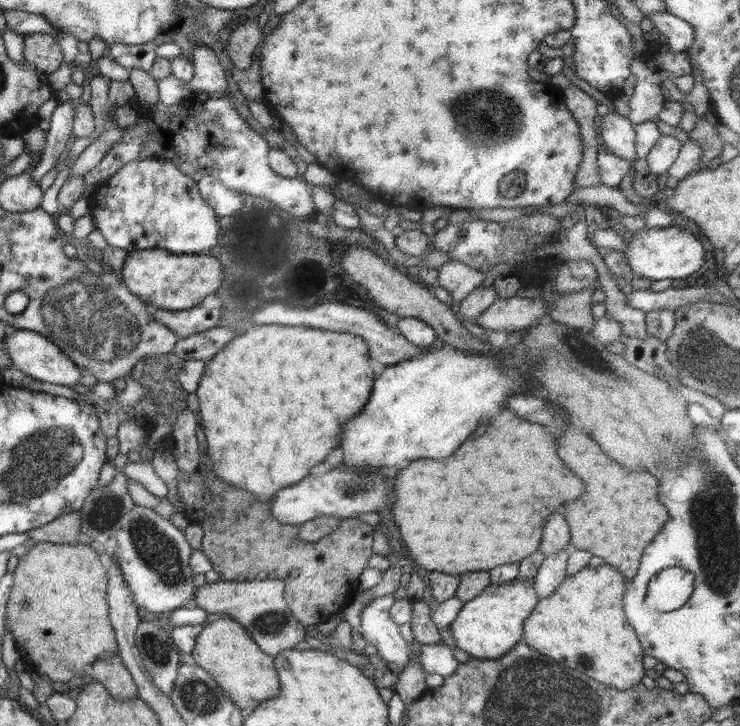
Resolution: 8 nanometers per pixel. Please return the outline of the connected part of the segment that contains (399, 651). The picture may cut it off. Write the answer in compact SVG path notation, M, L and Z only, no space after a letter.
M394 594L374 599L360 614L359 633L367 644L377 649L377 655L395 666L405 666L409 660L409 644L401 638L397 625L389 619Z

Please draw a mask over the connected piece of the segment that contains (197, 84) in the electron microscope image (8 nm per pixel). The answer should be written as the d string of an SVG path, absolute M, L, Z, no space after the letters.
M193 43L193 53L188 59L193 65L193 76L186 82L190 92L202 91L208 96L226 96L225 72L211 48Z

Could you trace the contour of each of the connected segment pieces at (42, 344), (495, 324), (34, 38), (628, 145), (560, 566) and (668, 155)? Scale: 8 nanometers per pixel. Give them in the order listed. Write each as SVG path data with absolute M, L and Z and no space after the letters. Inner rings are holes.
M8 330L1 340L1 349L7 351L11 364L23 375L33 381L71 387L78 384L80 379L79 369L76 364L58 348L58 345L29 330Z
M509 297L496 298L474 324L487 330L505 330L506 334L514 330L525 329L530 323L538 322L545 315L543 299Z
M31 33L23 36L22 43L22 58L31 63L38 73L47 76L61 66L63 54L51 35Z
M613 111L601 118L599 136L603 146L613 157L633 162L639 152L635 148L634 124L628 117L617 115Z
M569 545L551 556L543 558L543 562L537 568L536 576L531 578L532 588L538 599L548 598L566 578L566 560L573 548Z
M660 135L653 147L644 153L649 173L655 181L667 173L671 164L677 159L680 146L681 144L674 137Z

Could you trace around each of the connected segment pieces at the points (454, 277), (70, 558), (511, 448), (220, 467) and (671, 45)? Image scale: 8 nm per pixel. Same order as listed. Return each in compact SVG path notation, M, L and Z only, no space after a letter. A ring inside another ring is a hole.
M447 260L437 269L436 284L445 288L452 302L460 302L481 283L484 275L459 260Z
M75 542L75 544L35 543L23 556L19 557L12 574L12 586L6 603L5 621L8 630L14 635L15 647L20 655L19 660L23 662L24 666L31 668L35 672L45 674L52 683L58 682L62 684L67 680L71 680L71 678L87 678L87 669L95 660L118 652L114 632L108 618L108 605L106 604L108 579L106 570L103 569L99 561L99 555L89 545L81 544L81 542Z
M507 408L498 411L489 422L479 438L465 440L453 456L445 460L415 460L395 478L391 516L411 558L419 564L416 568L459 576L523 560L539 546L541 528L549 514L583 492L581 480L557 458L557 446L547 428L521 420ZM509 484L513 484L511 492L507 490Z
M255 325L245 329L240 328L237 335L233 337L223 348L220 348L213 356L205 361L205 370L199 380L197 390L194 392L198 400L198 416L200 422L200 440L207 446L207 454L213 462L213 474L217 475L223 482L245 490L259 498L269 501L277 490L287 488L299 482L303 476L307 476L310 468L325 459L331 450L339 444L339 434L341 426L353 418L355 414L361 412L365 406L369 392L371 392L371 382L373 382L373 372L369 368L369 358L367 358L367 344L361 336L349 336L349 334L337 334L337 332L325 332L319 328L285 328L285 326L265 326Z
M667 12L645 14L653 28L665 36L669 50L674 53L683 53L688 50L693 42L693 28L679 17Z

